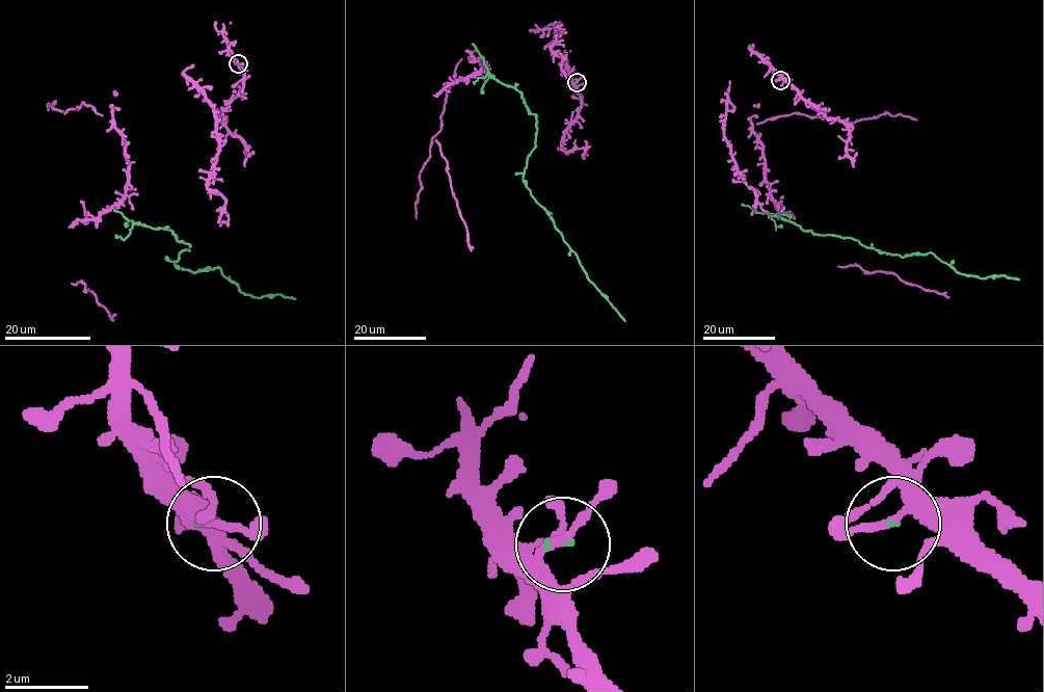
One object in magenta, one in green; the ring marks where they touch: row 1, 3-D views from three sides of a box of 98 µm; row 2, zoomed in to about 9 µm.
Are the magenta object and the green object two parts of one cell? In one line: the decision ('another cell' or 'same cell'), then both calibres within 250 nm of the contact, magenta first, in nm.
same cell; 180 nm thick on the magenta side, 70 nm on the other

